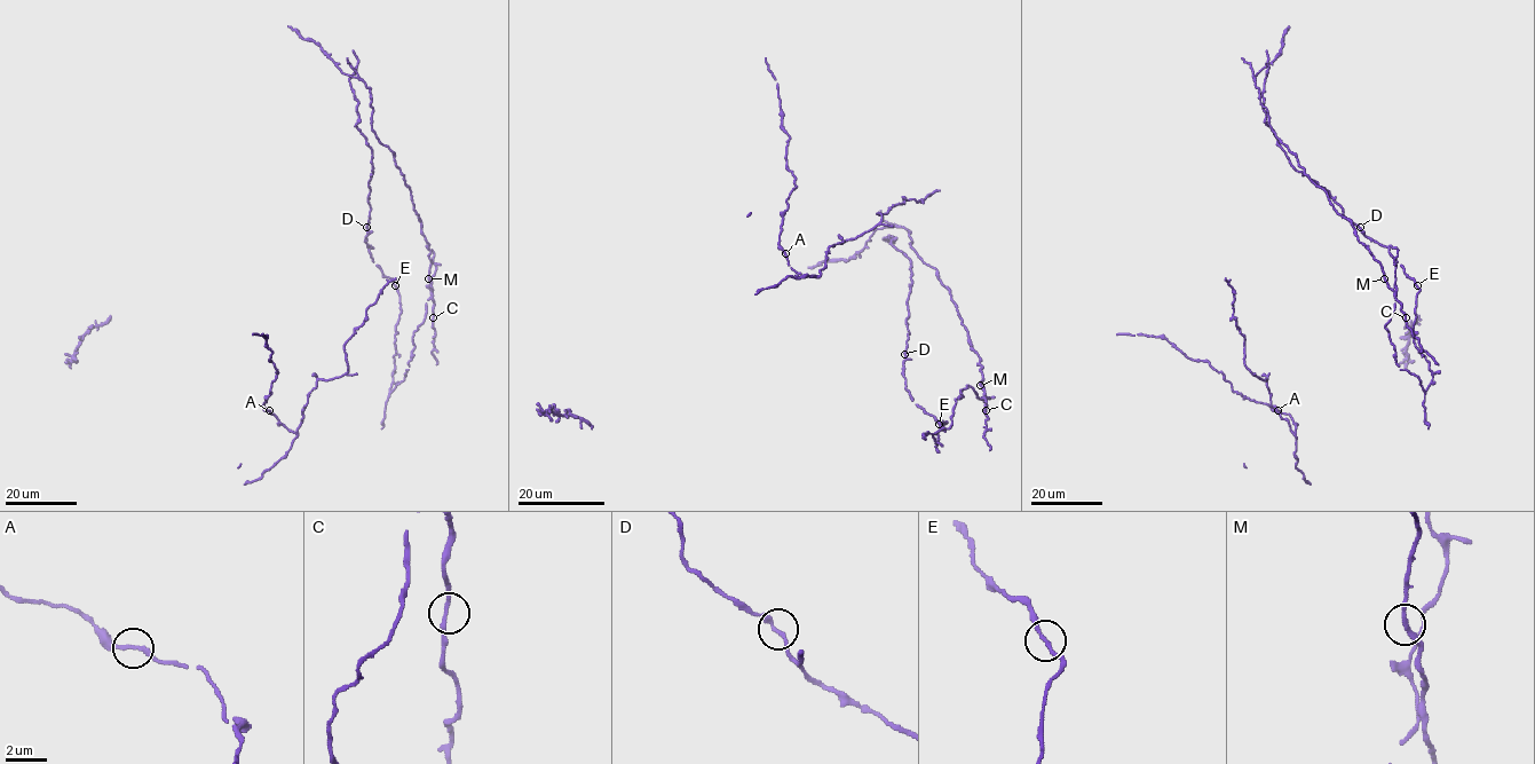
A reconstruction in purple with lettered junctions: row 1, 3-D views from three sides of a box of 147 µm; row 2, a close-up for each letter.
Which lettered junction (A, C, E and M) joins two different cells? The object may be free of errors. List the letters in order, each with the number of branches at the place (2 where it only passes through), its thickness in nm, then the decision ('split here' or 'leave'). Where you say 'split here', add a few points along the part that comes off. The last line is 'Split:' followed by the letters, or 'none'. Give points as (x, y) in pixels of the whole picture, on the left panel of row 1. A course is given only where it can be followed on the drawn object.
A: branches 2; calibre 200 nm; leave
C: branches 2; calibre 200 nm; leave
E: branches 2; calibre 180 nm; leave
M: branches 2; calibre 200 nm; leave
Split: none

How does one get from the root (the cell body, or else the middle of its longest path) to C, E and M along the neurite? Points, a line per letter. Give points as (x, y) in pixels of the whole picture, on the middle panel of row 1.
C: (906, 353), (911, 399), (942, 427), (947, 422), (939, 419), (935, 443), (967, 385), (986, 410)
E: (906, 353), (903, 376), (907, 388), (916, 404), (939, 424)
M: (906, 353), (911, 399), (947, 422), (935, 443), (960, 391), (982, 398), (980, 385)

